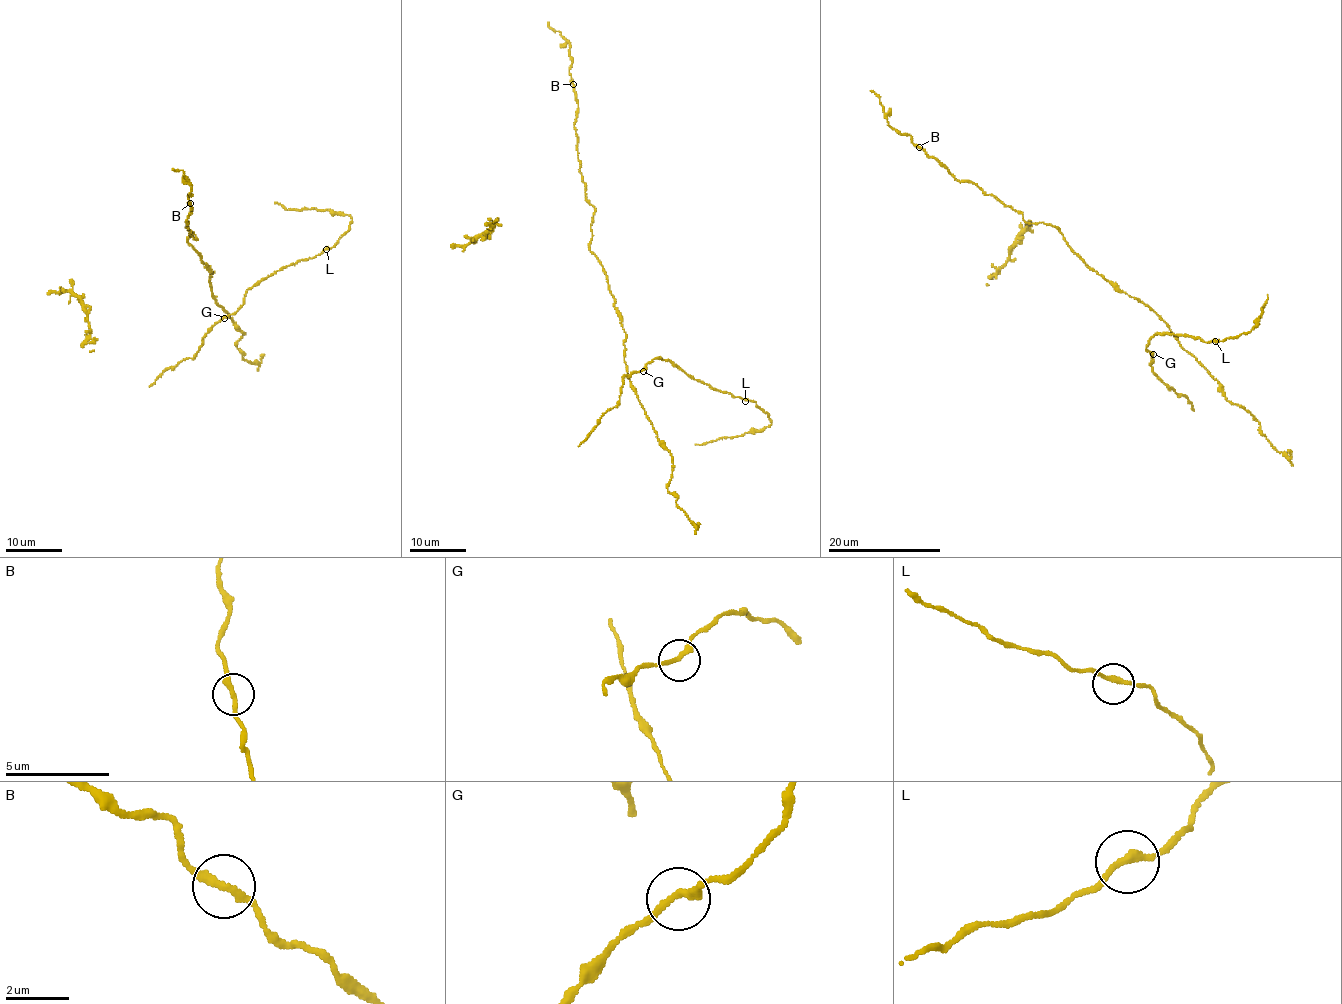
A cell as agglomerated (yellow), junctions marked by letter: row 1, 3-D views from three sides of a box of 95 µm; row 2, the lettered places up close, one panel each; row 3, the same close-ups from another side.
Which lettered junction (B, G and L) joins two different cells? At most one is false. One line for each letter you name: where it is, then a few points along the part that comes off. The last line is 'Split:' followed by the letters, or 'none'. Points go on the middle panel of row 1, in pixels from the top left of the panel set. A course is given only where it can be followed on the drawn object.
Split: none

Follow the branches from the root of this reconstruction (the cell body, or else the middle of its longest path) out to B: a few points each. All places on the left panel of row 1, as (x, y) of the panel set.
B: (213, 273), (188, 242), (191, 236), (197, 238), (186, 226), (192, 211), (189, 202)

